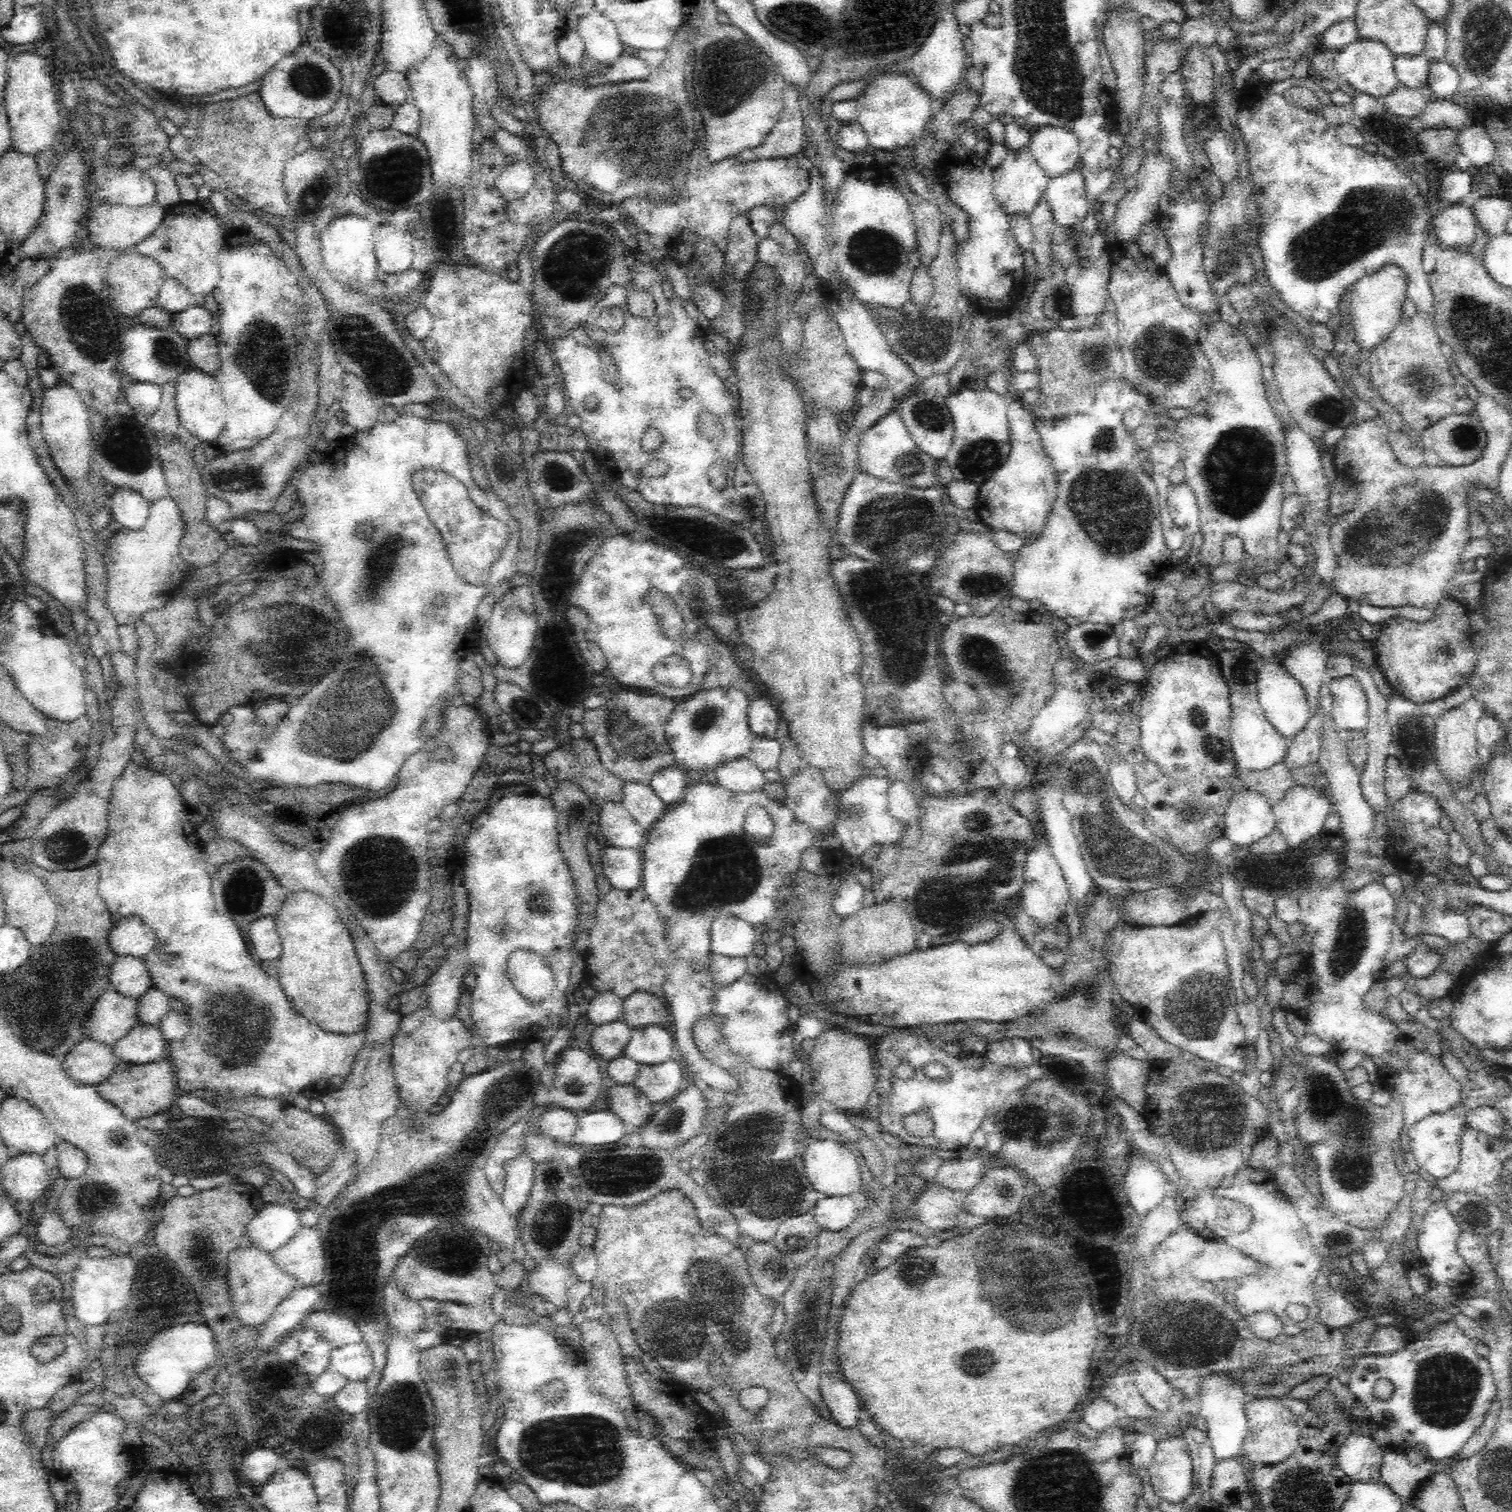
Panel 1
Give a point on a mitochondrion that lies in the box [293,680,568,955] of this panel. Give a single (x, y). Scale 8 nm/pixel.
(365, 872)

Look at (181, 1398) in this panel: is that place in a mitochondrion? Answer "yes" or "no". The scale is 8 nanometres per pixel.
no

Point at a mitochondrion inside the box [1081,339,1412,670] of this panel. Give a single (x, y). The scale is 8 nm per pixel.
(1238, 471)

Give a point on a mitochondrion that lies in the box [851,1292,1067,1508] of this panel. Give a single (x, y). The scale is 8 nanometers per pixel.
(906, 1471)

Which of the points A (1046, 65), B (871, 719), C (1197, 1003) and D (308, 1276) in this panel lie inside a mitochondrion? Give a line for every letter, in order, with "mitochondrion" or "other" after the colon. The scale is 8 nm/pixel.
A: mitochondrion
B: other
C: mitochondrion
D: other

